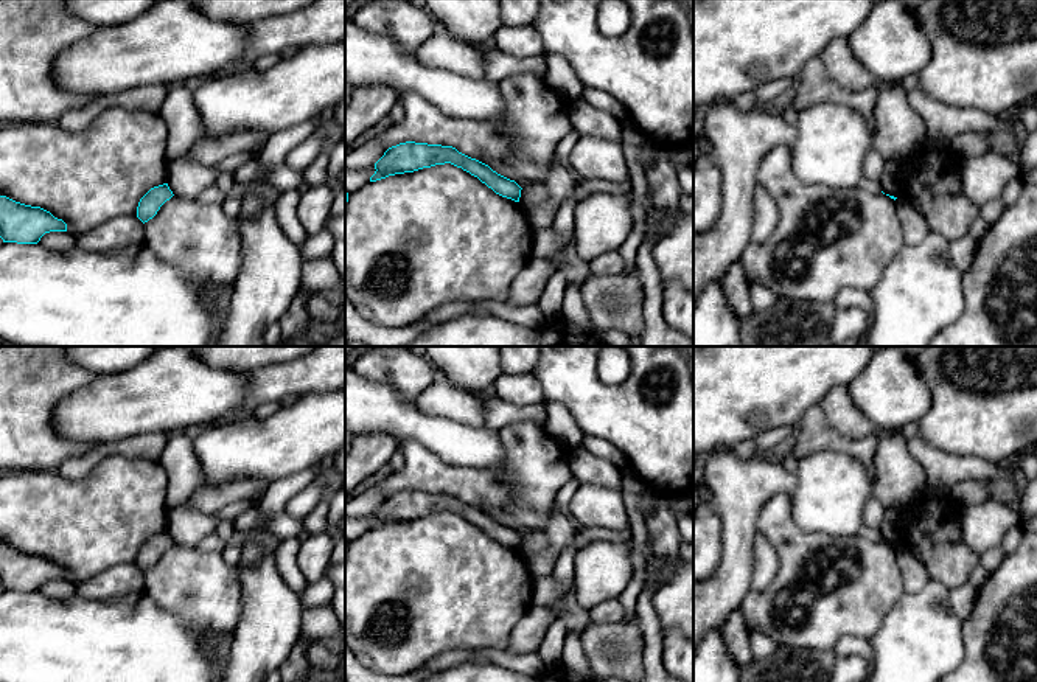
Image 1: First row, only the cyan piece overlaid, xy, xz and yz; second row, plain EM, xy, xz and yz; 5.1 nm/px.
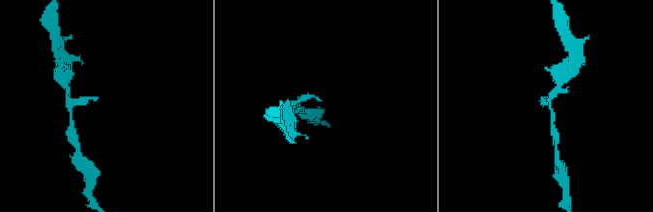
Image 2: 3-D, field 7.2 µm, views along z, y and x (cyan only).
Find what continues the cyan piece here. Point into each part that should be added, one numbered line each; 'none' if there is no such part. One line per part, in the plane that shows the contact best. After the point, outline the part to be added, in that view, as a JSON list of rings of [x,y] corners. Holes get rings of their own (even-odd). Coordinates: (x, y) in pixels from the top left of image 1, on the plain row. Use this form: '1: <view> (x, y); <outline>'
none

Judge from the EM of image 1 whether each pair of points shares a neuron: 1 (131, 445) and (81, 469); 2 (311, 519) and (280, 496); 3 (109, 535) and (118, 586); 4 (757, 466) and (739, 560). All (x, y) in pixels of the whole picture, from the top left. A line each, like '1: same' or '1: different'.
1: same
2: different
3: different
4: same

